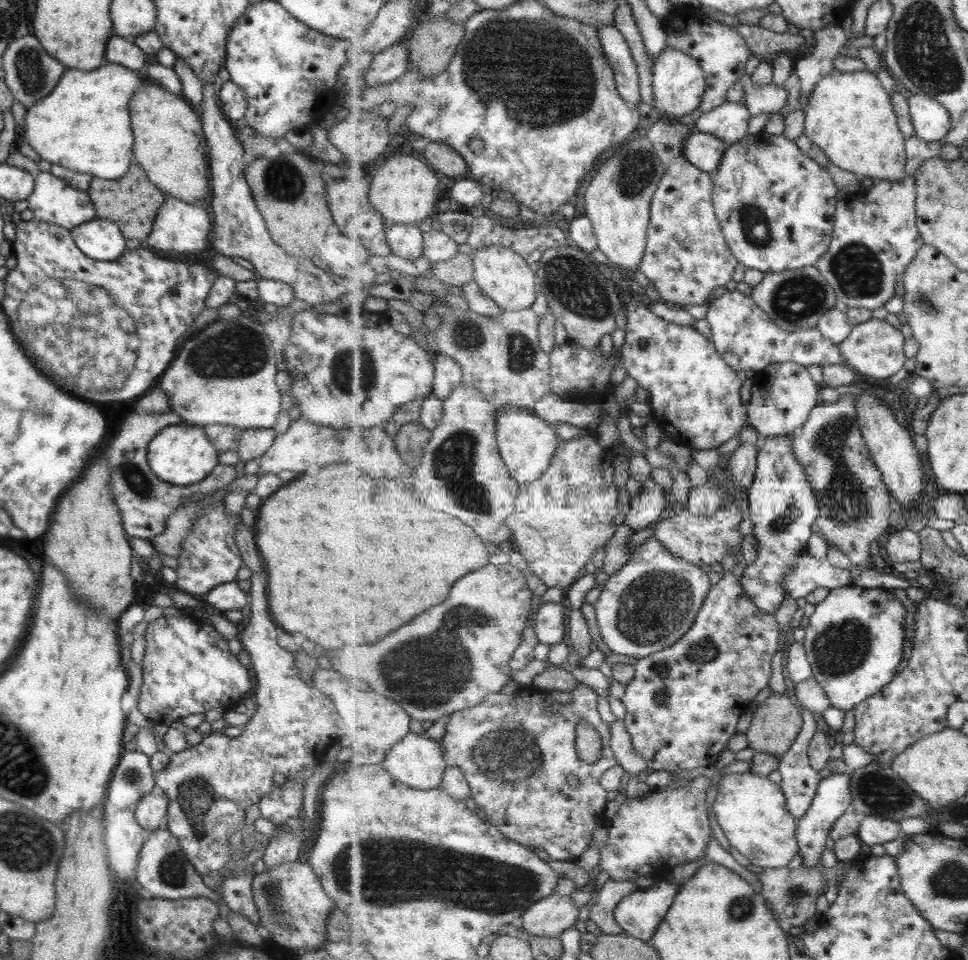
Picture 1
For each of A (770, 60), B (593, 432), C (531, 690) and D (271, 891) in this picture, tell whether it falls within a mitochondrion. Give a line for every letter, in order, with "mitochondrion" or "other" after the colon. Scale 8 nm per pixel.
A: other
B: other
C: other
D: mitochondrion

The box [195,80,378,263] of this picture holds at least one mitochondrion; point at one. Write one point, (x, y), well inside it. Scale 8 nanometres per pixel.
(282, 180)

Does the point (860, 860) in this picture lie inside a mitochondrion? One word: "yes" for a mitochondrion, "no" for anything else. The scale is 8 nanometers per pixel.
no

